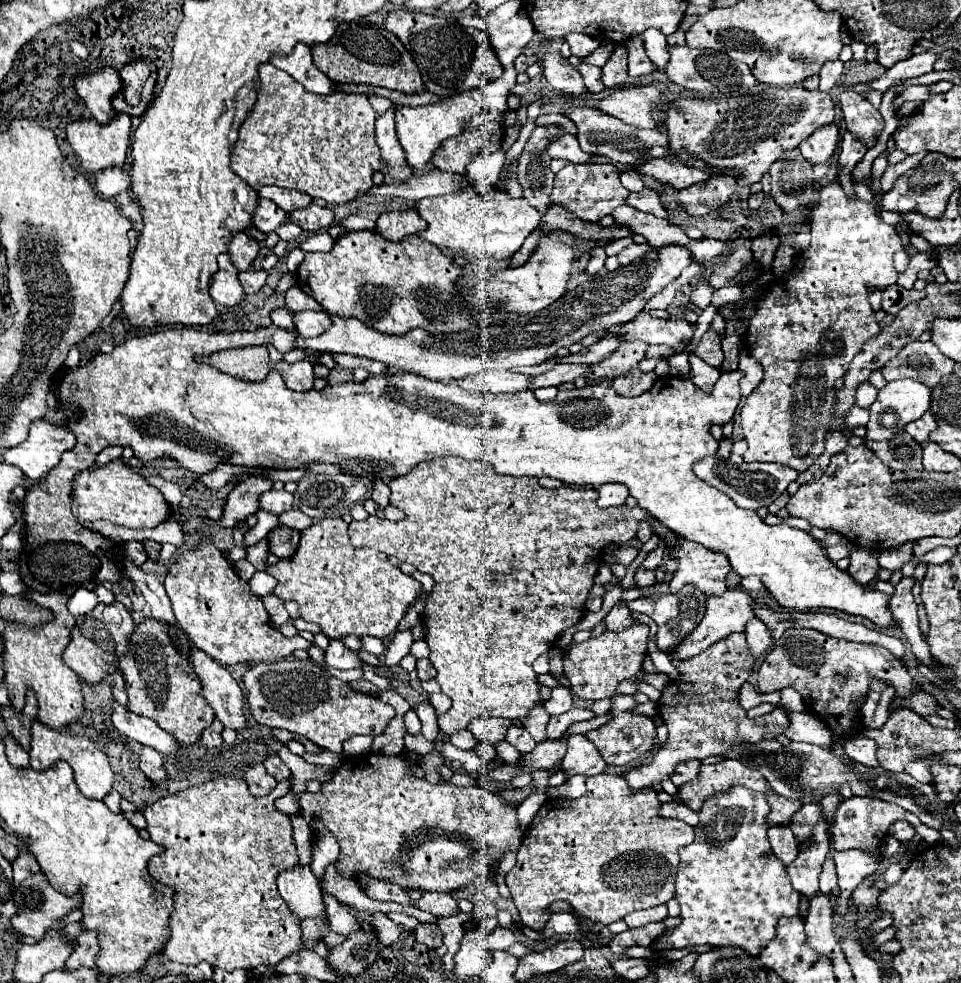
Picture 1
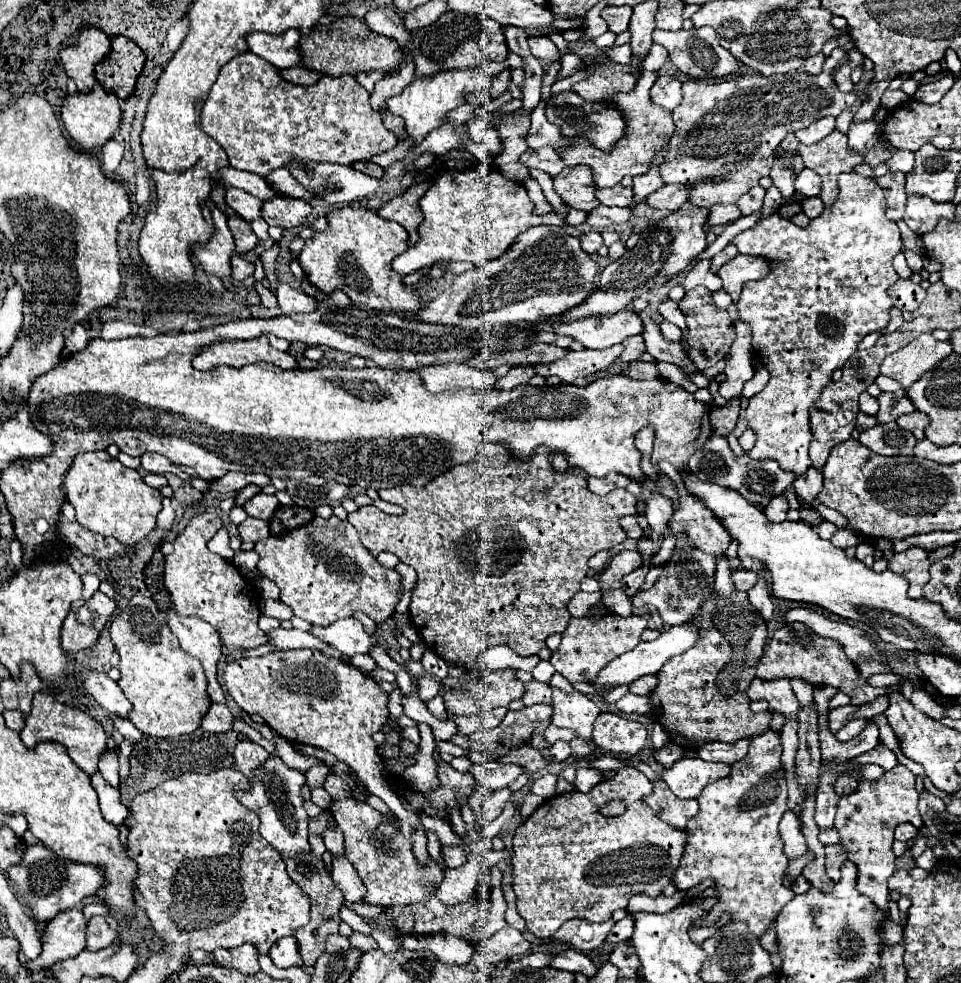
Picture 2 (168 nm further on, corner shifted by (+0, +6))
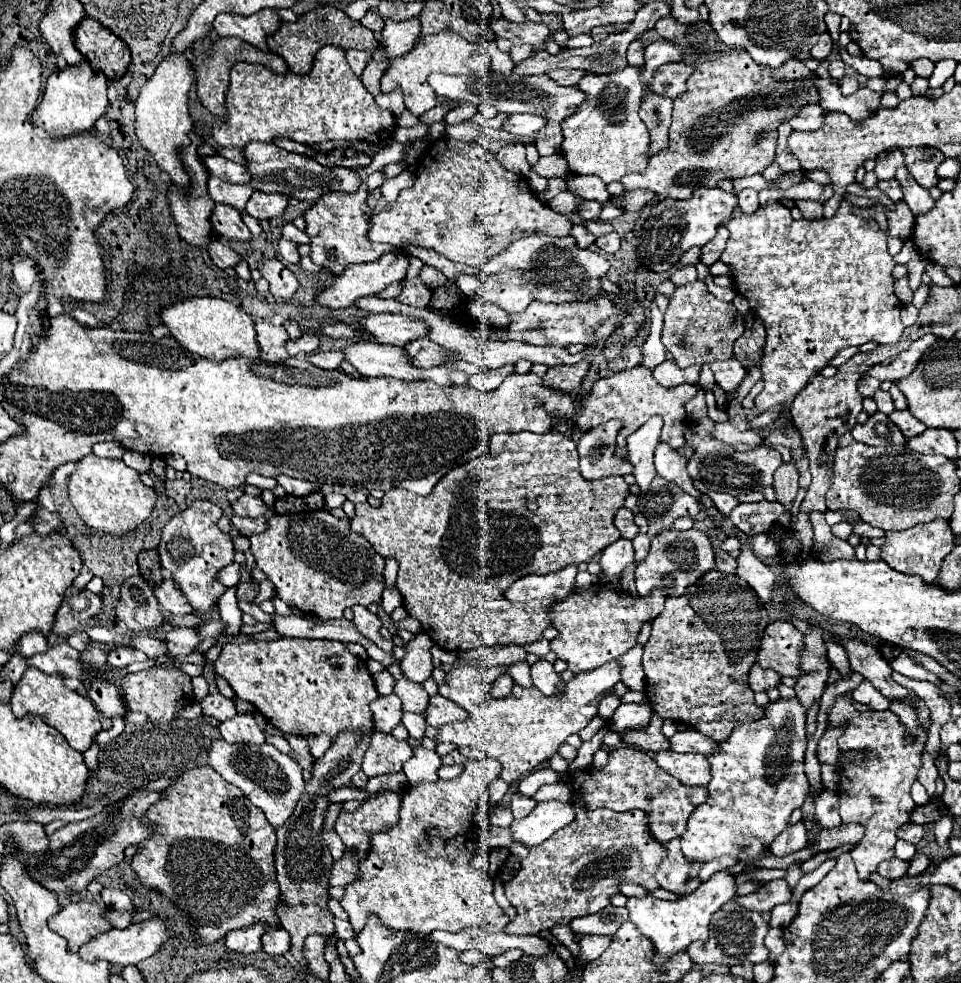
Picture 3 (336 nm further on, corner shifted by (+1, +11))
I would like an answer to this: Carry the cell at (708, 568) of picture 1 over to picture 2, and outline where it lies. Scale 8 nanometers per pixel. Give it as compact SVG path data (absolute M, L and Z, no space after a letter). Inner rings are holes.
M660 462L660 470L668 474L680 494L680 508L674 512L674 520L668 522L672 534L686 534L694 548L700 552L724 556L732 542L730 534L698 498L688 494L678 470L670 462Z

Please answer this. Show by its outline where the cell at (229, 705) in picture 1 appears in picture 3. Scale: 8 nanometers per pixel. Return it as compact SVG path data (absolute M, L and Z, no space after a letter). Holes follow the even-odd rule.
M165 577L163 583L155 585L155 597L165 613L191 613L191 605L187 605L187 599L183 593L179 593L179 587L171 581L171 577Z

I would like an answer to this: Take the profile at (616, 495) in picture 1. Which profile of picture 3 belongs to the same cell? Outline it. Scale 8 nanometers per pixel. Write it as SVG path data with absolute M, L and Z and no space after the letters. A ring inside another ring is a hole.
M613 419L581 435L577 441L577 451L581 457L579 469L585 479L603 479L631 473L631 461L615 455L615 437L621 427L621 421Z

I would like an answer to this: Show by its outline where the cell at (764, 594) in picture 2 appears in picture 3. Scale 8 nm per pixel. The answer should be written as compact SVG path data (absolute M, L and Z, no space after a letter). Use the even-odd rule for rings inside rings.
M755 535L753 537L753 551L757 557L773 557L779 553L779 545L775 545L775 541L771 541L771 537L765 535Z

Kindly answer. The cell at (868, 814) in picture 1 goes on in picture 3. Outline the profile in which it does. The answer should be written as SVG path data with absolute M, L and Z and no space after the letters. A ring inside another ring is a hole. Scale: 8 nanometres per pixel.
M847 695L837 697L833 707L829 709L827 727L843 727L843 735L837 741L841 751L865 753L863 761L847 763L841 767L837 793L841 799L839 813L843 823L861 823L865 827L865 837L851 851L851 857L857 865L859 877L869 879L869 875L877 871L877 865L881 861L893 857L893 847L897 843L895 831L899 829L899 825L909 821L911 809L915 805L909 789L921 769L921 751L927 741L927 733L923 733L923 737L907 737L907 733L903 733L903 723L899 721L899 717L895 717L895 713L857 711Z

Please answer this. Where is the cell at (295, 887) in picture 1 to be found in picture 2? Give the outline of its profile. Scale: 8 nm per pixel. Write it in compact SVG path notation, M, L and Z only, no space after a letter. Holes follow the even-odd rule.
M270 756L268 762L256 770L254 784L248 794L236 794L238 800L254 810L260 816L260 834L264 840L268 840L278 854L284 858L296 858L298 854L306 856L310 854L310 842L308 842L308 814L304 810L304 800L300 796L300 786L306 782L304 774L298 770L288 768L278 756Z

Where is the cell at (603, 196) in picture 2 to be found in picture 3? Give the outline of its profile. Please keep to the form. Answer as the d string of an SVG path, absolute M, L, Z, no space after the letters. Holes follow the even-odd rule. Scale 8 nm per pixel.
M571 173L565 177L565 183L567 183L567 191L571 191L579 199L607 203L611 197L607 191L607 185L603 181L599 181L599 177L581 177L581 175Z

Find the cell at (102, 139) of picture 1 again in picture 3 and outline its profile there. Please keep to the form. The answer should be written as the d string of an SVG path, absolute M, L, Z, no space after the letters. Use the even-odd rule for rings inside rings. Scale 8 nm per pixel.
M83 61L81 65L67 65L65 69L57 69L49 75L43 101L37 105L31 119L51 137L69 137L73 133L91 131L95 121L105 113L107 105L107 77L103 77L99 71L93 71L91 65Z

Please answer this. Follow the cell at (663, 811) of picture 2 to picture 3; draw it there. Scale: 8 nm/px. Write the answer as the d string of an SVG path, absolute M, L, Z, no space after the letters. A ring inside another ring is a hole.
M621 747L609 753L609 763L603 769L587 767L583 771L565 773L567 785L571 789L571 803L581 799L589 811L607 807L611 811L631 811L639 809L647 813L649 833L659 843L667 843L675 837L681 837L687 829L687 817L693 809L707 801L707 787L689 787L659 769L653 757L647 751L639 751L635 747Z

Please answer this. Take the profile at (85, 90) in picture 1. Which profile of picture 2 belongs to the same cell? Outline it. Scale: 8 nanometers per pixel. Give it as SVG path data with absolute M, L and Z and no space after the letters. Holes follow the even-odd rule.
M98 28L82 30L76 44L64 48L60 58L64 62L66 74L76 82L80 92L90 92L96 84L94 68L104 60L104 54L110 50L108 36Z

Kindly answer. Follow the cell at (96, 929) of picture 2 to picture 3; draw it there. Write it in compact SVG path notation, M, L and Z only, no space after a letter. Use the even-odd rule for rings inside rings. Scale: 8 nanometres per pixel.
M127 909L127 911L109 911L109 913L107 913L107 919L109 919L109 923L111 923L113 927L125 929L125 927L131 925L133 913L135 913L135 911L131 911L131 909Z

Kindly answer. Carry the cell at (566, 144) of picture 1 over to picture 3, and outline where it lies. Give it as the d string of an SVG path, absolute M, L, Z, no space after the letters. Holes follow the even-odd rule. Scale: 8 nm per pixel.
M509 115L501 129L507 133L513 133L515 137L531 139L543 125L545 125L545 119L537 115Z

